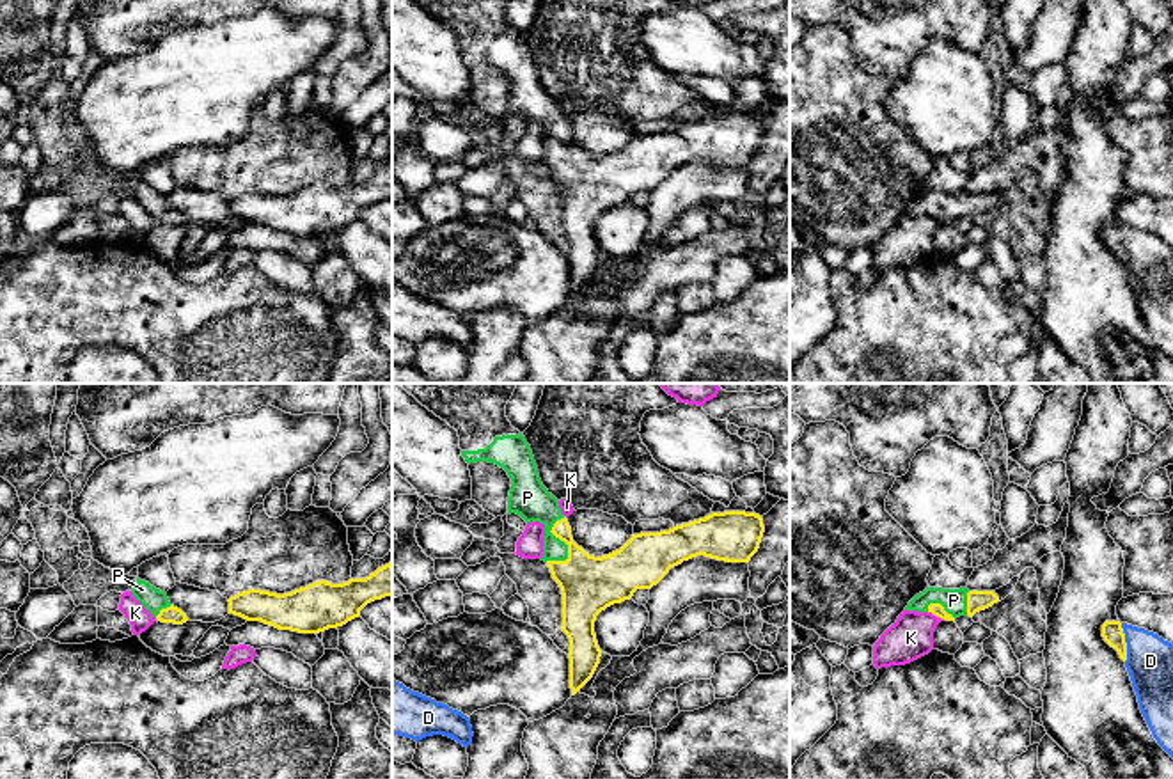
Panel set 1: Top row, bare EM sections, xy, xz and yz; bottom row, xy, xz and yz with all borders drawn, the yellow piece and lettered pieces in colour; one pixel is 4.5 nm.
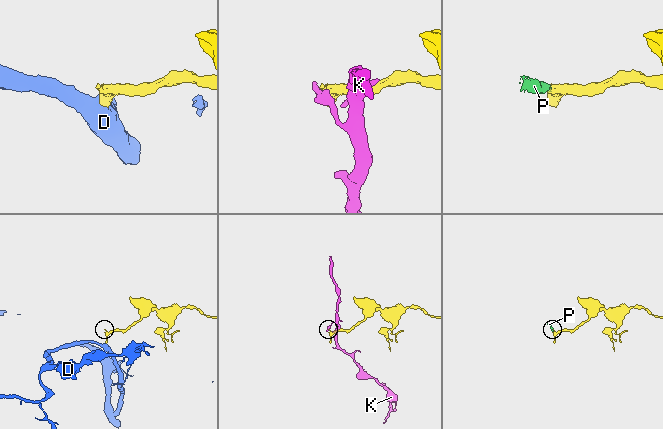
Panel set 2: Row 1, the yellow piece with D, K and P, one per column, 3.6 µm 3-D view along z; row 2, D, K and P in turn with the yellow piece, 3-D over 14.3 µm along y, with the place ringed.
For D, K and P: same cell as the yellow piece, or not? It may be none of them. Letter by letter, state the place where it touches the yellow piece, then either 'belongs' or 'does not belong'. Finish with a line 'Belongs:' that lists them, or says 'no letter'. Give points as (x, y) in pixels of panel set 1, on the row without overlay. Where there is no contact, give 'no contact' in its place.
D: yz (1125, 245) | belongs
K: yz (937, 219) | does not belong
P: xz (566, 146) | belongs
Belongs: D, P

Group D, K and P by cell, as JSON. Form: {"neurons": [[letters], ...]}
{"neurons": [["D", "P"], ["K"]]}

